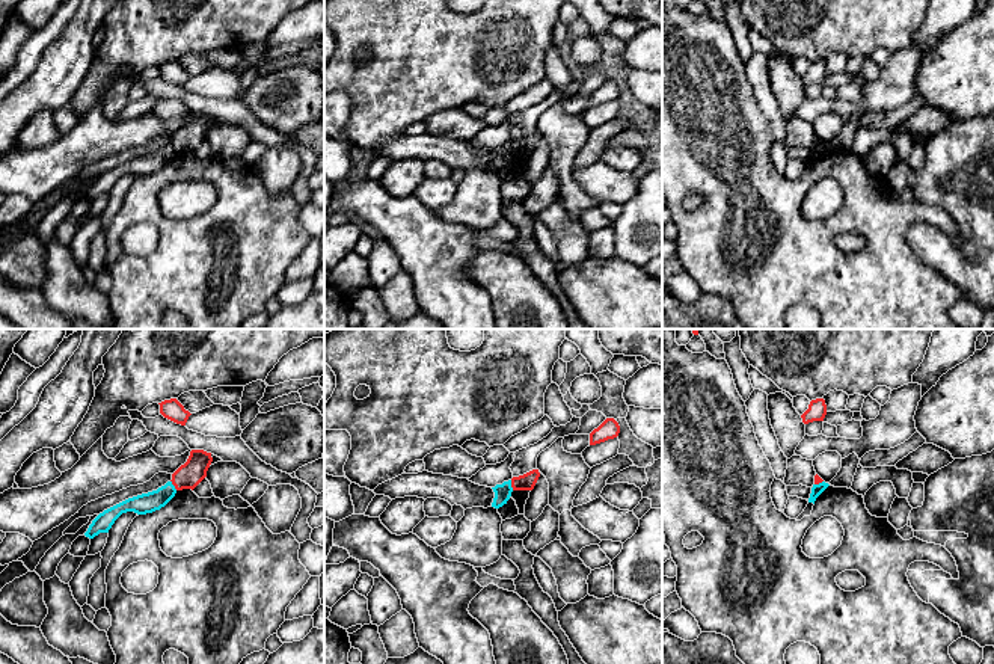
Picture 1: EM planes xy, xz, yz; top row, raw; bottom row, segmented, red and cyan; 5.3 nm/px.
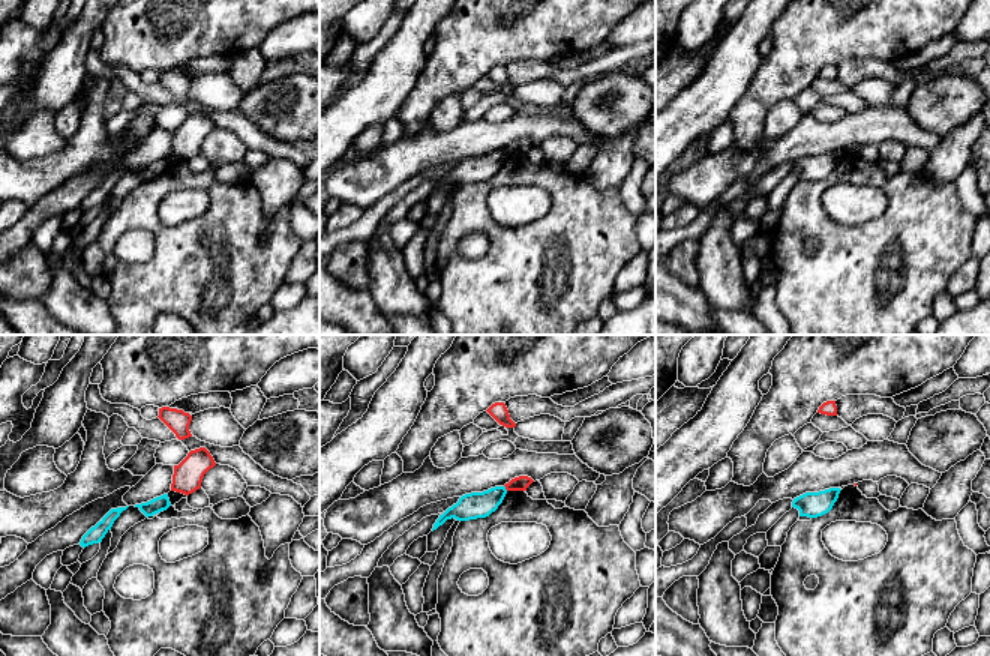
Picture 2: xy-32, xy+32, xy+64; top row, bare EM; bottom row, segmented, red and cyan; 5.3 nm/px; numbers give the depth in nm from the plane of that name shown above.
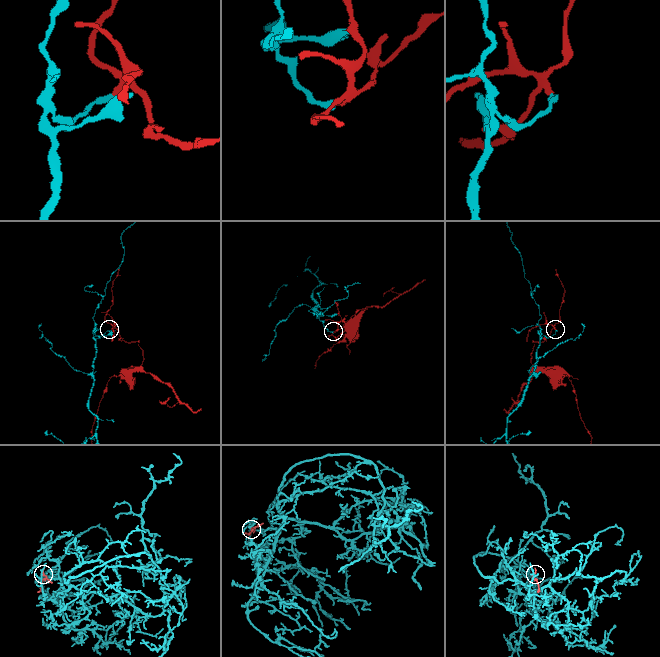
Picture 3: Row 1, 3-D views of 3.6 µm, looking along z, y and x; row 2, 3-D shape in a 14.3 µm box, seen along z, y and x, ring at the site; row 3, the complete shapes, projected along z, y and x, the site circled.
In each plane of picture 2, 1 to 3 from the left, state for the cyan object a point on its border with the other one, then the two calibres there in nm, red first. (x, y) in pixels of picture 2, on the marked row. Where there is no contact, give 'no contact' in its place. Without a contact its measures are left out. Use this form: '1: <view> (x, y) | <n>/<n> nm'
1: no contact
2: xy+32 (506, 488) | 80/140 nm
3: no contact

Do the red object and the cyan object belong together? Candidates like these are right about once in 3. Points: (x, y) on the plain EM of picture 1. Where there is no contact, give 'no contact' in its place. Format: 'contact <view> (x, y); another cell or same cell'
contact xz (512, 147); another cell

